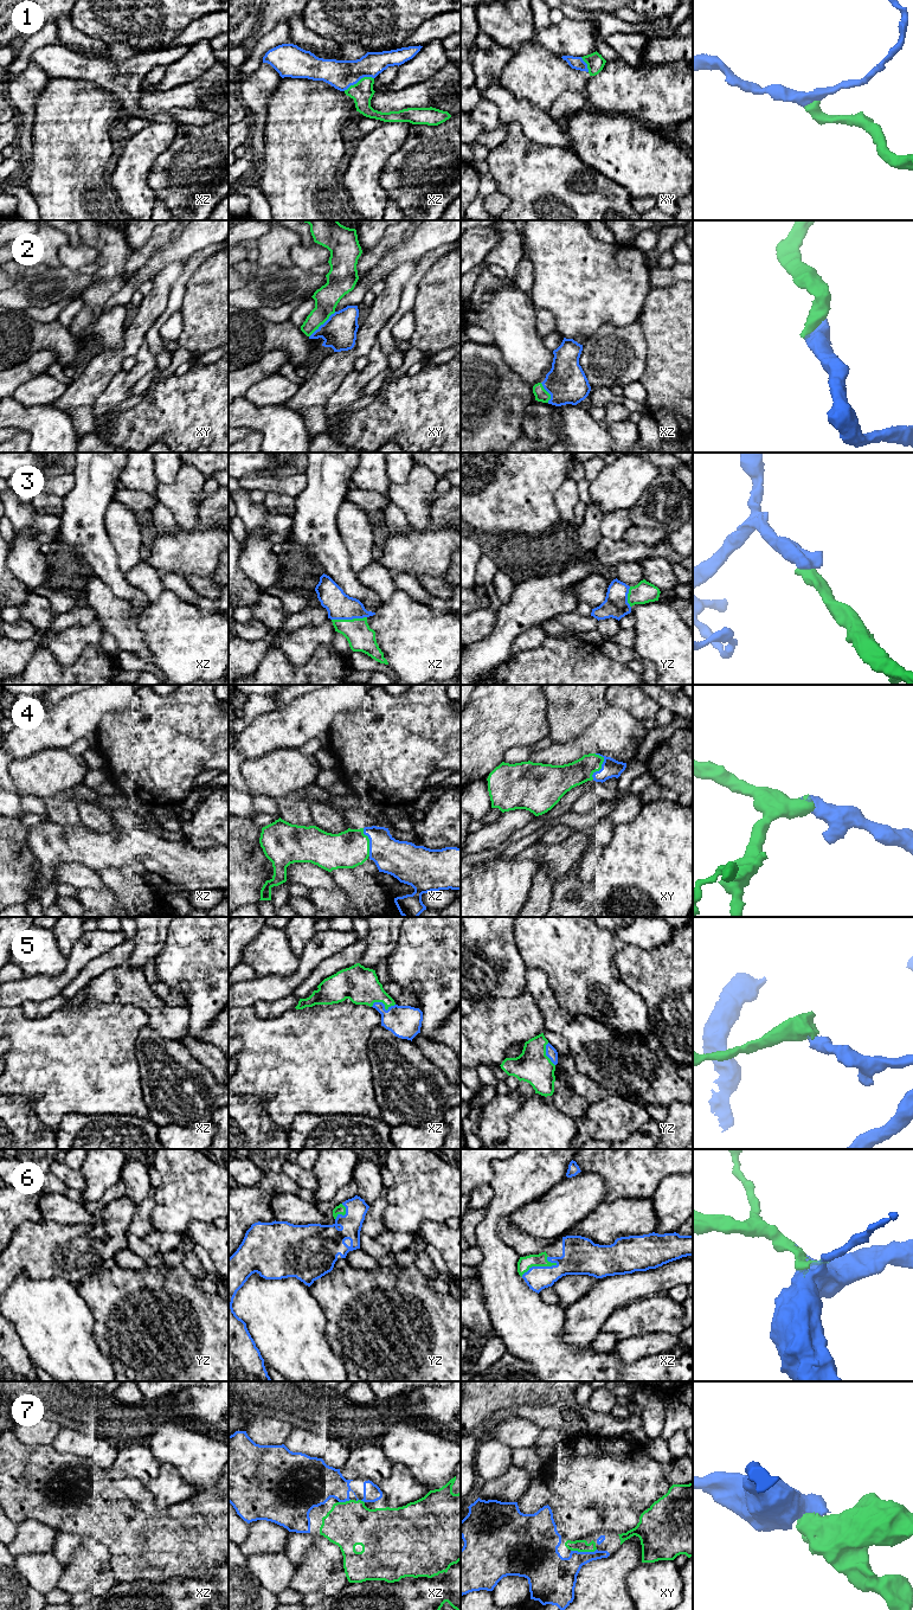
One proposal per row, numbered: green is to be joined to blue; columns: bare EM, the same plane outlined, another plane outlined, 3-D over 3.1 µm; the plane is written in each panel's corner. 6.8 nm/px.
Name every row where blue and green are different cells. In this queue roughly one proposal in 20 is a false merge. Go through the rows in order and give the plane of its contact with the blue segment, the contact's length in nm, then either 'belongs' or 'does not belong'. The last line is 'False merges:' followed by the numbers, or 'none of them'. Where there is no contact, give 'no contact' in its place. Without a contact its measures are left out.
1: meets blue in xz; contact 220 nm long; belongs
2: meets blue in xy; contact 260 nm long; belongs
3: meets blue in xz; contact 240 nm long; belongs
4: meets blue in xy; contact 180 nm long; belongs
5: meets blue in xz; contact 170 nm long; belongs
6: meets blue in xz; contact 260 nm long; belongs
7: meets blue in xy; contact 180 nm long; belongs
False merges: none of them

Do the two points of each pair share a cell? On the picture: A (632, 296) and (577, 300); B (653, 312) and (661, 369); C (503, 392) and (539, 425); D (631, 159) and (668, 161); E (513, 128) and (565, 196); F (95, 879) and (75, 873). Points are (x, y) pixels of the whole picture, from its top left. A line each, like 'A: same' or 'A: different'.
A: same
B: same
C: different
D: same
E: same
F: same

